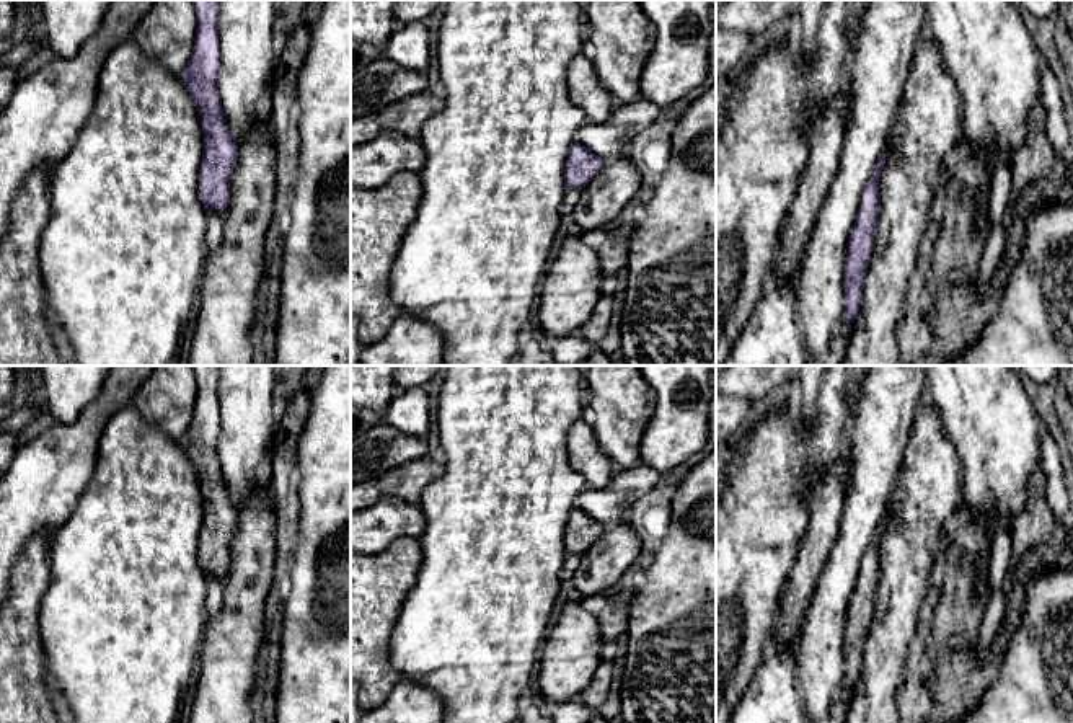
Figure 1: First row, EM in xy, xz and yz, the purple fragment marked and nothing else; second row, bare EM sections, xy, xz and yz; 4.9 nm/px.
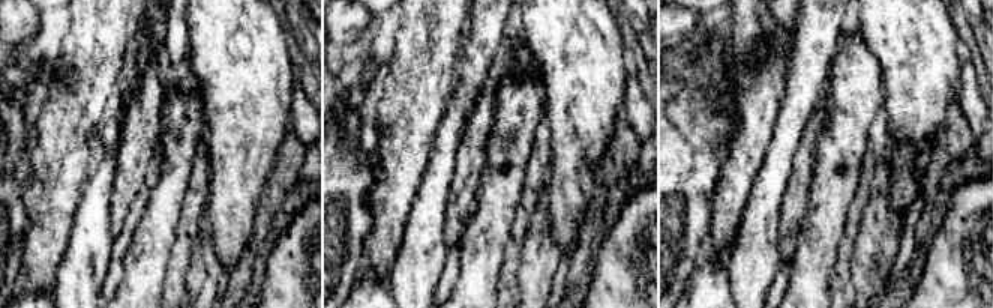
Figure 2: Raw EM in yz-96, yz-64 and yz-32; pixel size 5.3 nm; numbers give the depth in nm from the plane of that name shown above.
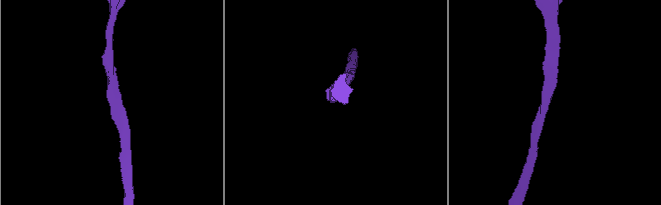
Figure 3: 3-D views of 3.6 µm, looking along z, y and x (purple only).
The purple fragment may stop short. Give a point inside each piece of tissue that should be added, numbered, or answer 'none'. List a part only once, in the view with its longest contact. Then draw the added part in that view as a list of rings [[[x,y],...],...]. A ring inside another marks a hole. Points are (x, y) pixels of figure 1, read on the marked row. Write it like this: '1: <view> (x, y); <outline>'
none

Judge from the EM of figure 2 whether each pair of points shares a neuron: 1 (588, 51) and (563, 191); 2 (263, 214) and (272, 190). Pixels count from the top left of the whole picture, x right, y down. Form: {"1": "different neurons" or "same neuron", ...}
{"1": "same neuron", "2": "same neuron"}

